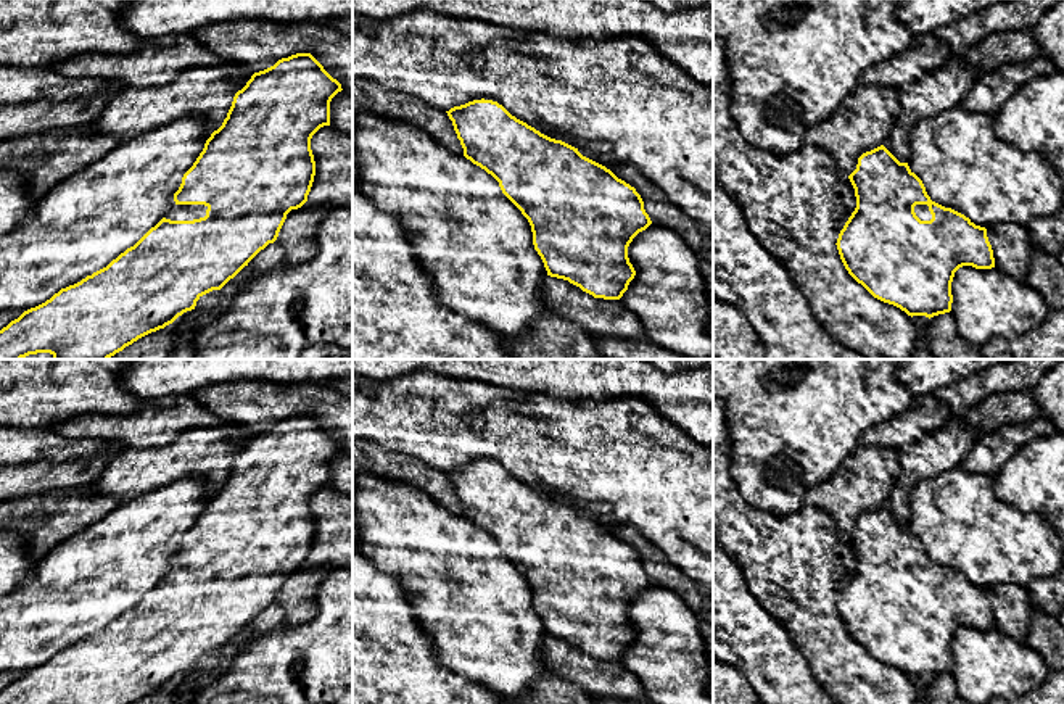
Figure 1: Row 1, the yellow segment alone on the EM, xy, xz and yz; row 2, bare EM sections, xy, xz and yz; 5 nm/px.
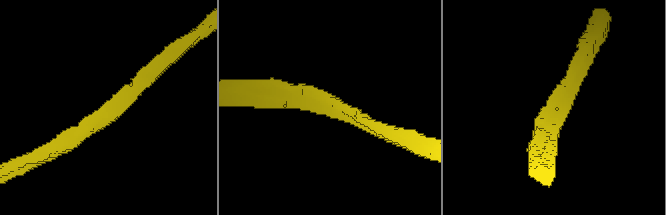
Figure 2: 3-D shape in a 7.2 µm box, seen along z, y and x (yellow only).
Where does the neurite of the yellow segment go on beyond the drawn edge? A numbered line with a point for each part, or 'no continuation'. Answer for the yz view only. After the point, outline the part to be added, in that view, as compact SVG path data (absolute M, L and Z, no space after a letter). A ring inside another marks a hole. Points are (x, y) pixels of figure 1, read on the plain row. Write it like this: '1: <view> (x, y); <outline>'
1: yz (923, 574); M916 565L916 567L914 567L914 574L916 574L916 577L918 577L921 582L930 582L930 580L932 580L932 575L930 575L927 565Z

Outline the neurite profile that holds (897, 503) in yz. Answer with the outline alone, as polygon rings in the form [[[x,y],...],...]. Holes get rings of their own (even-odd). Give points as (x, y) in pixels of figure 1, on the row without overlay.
[[[958,417],[940,429],[926,433],[922,440],[911,441],[898,451],[901,472],[897,485],[890,490],[884,507],[900,522],[909,520],[909,493],[913,488],[934,475],[961,466],[964,456],[975,443],[969,425]]]

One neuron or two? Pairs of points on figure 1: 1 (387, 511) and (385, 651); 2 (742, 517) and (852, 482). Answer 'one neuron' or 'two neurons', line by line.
1: two neurons
2: two neurons

